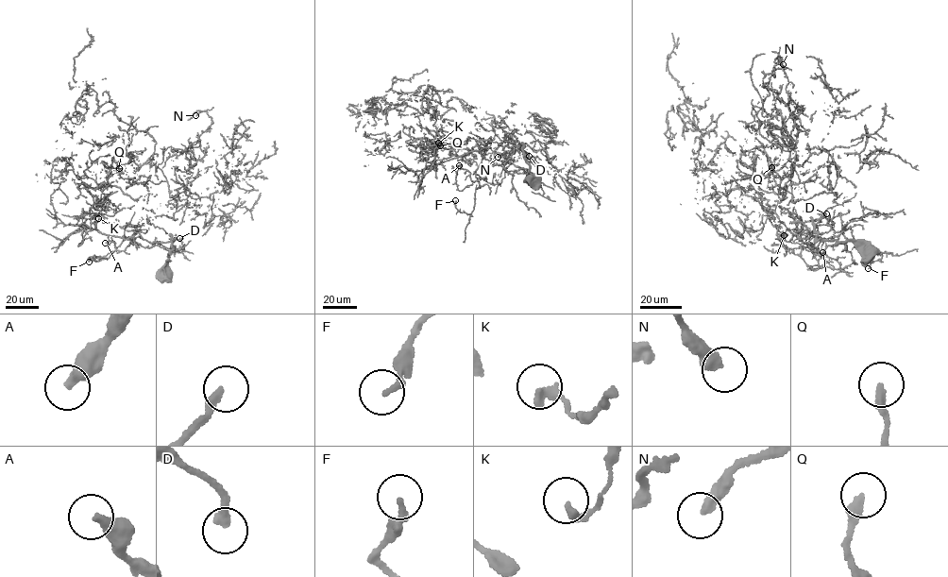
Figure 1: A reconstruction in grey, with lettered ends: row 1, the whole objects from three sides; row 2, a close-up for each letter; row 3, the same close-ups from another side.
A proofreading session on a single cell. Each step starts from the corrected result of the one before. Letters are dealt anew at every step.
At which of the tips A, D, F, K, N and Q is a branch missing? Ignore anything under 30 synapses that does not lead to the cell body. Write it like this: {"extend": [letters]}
{"extend": ["A", "D"]}

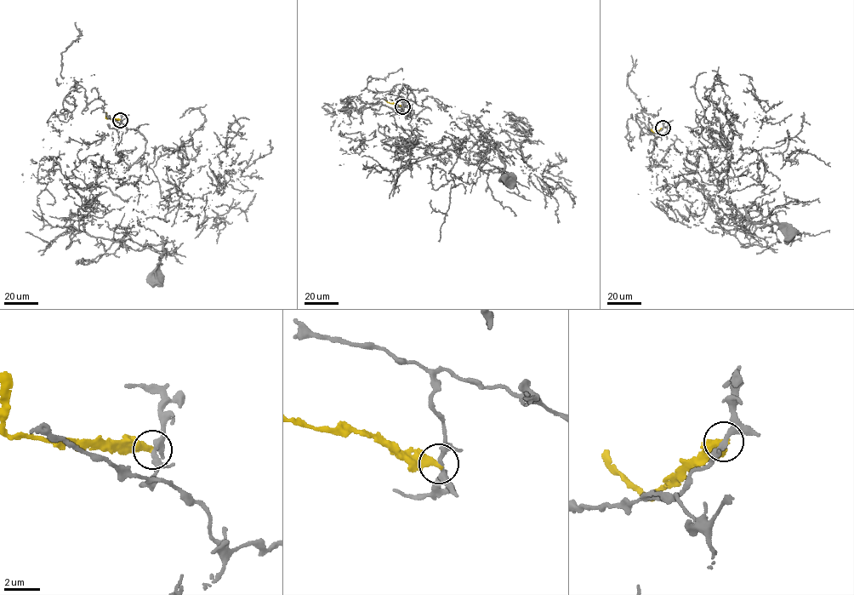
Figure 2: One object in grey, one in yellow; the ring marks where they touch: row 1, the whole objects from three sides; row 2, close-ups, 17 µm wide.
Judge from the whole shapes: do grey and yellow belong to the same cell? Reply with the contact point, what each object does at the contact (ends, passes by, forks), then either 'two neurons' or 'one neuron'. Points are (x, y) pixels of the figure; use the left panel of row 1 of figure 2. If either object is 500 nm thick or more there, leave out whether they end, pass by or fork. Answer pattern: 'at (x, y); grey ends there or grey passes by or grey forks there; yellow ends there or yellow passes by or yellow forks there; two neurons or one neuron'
at (120, 120); grey passes by; yellow ends there; two neurons

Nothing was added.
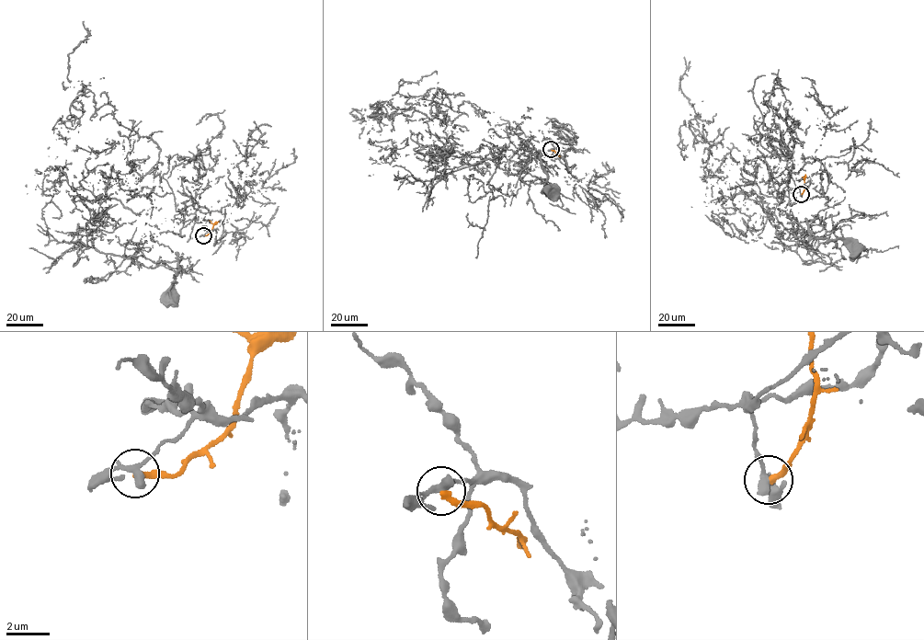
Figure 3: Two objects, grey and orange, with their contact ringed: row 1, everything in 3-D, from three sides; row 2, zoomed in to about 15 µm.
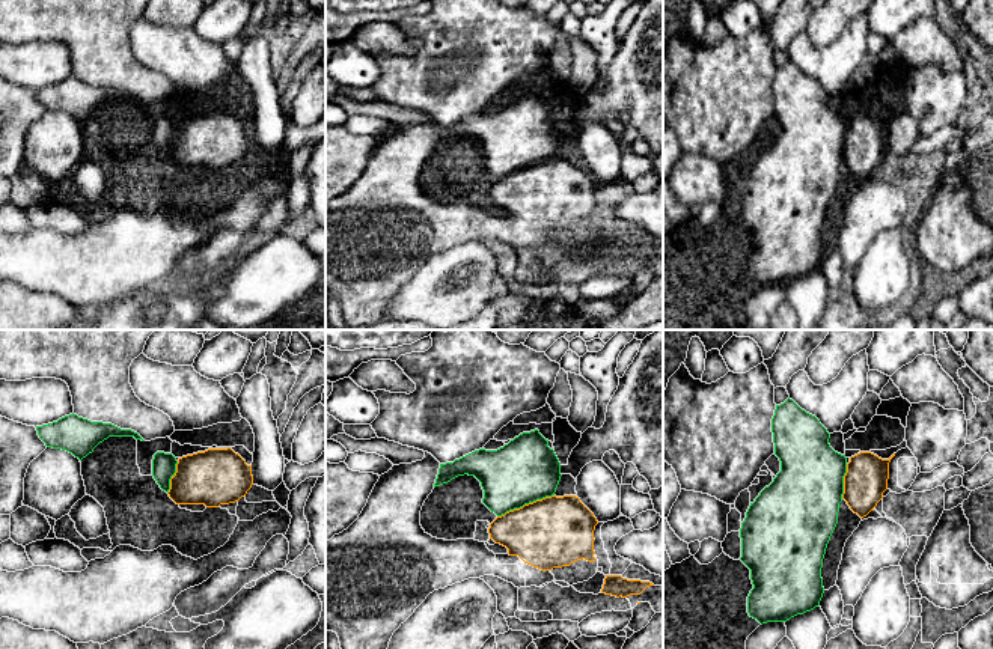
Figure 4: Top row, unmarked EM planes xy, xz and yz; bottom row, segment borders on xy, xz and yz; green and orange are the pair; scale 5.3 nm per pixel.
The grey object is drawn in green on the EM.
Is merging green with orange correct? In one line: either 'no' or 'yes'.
no

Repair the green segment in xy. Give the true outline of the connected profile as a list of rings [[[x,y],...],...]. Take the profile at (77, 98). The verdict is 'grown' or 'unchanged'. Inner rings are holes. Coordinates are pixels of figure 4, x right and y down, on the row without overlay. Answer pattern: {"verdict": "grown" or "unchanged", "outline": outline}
{"verdict": "unchanged", "outline": [[[74,75],[57,84],[36,89],[36,93],[47,110],[66,113],[80,123],[108,99],[134,99],[145,104],[131,92],[121,92],[112,86],[90,84]]]}

